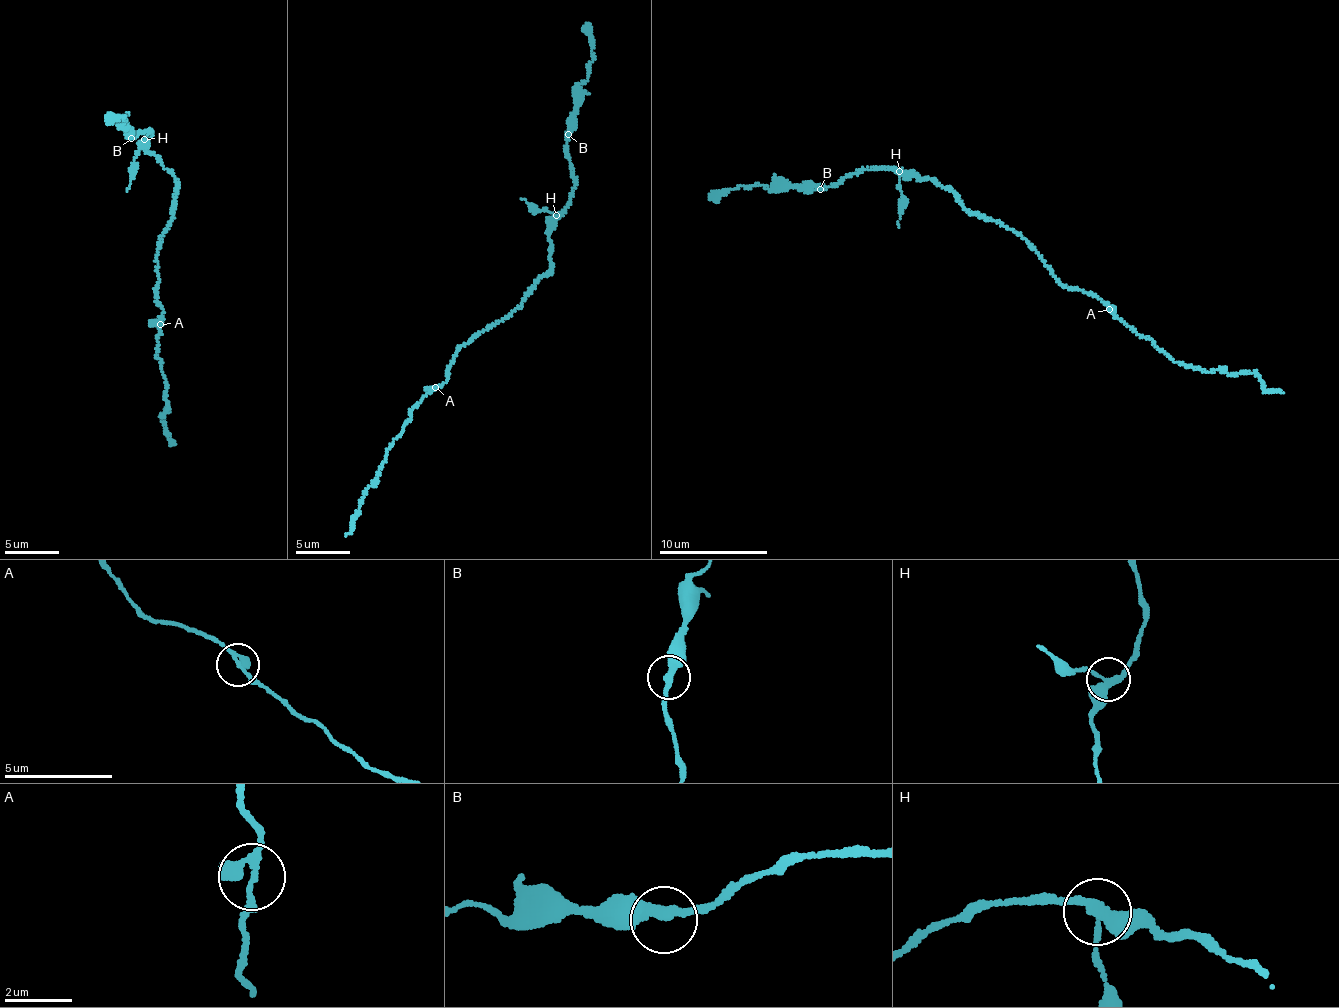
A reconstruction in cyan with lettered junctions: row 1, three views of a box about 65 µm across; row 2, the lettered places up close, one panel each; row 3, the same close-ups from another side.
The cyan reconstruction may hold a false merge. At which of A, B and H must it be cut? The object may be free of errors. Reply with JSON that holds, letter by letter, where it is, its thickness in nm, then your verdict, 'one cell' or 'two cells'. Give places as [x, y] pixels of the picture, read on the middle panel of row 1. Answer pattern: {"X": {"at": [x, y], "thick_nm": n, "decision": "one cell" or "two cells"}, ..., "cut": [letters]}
{"A": {"at": [435, 387], "thick_nm": 140, "decision": "one cell"}, "B": {"at": [568, 134], "thick_nm": 340, "decision": "one cell"}, "H": {"at": [556, 215], "thick_nm": 320, "decision": "two cells"}, "cut": ["H"]}

